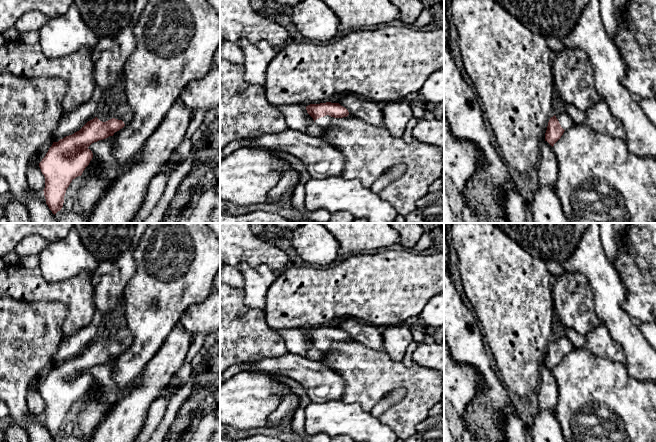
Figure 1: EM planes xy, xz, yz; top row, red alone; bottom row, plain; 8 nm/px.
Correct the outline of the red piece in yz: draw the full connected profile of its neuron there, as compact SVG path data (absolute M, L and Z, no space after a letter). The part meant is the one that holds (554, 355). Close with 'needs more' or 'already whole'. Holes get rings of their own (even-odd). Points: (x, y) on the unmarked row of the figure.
M559 333L558 336L550 342L545 357L545 365L552 371L561 362L564 355L574 348L567 336Z; needs more

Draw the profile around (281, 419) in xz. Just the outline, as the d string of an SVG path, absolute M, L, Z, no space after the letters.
M293 389L287 393L277 409L268 417L268 428L278 429L284 432L293 432L292 417L300 407L301 398Z

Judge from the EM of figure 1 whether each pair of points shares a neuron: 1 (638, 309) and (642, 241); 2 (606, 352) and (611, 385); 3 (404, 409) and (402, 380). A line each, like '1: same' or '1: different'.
1: same
2: different
3: same

